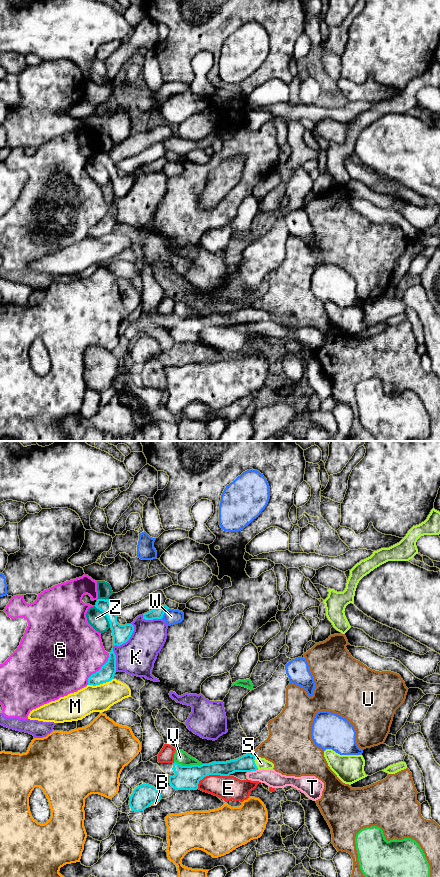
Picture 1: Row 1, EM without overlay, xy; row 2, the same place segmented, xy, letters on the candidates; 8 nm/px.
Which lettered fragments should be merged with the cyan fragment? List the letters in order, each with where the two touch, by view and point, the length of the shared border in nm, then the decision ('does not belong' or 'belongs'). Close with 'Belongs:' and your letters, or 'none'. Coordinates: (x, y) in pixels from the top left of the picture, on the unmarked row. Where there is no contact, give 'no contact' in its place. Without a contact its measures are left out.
B: xy (153, 354) | 110 nm | does not belong
E: xy (210, 326) | 280 nm | does not belong
G: xy (99, 222) | 320 nm | does not belong
K: xy (128, 191) | 240 nm | does not belong
M: xy (100, 235) | 220 nm | does not belong
S: xy (254, 315) | 110 nm | belongs
T: xy (252, 322) | 90 nm | does not belong
U: xy (254, 308) | 40 nm | does not belong
V: xy (188, 318) | 240 nm | does not belong
W: xy (164, 164) | 110 nm | does not belong
Z: xy (105, 167) | 220 nm | does not belong
Belongs: S

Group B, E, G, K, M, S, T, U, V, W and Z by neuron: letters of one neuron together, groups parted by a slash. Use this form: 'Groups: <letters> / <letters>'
Groups: B / E / G / K / M / S / T / U / V / W / Z

